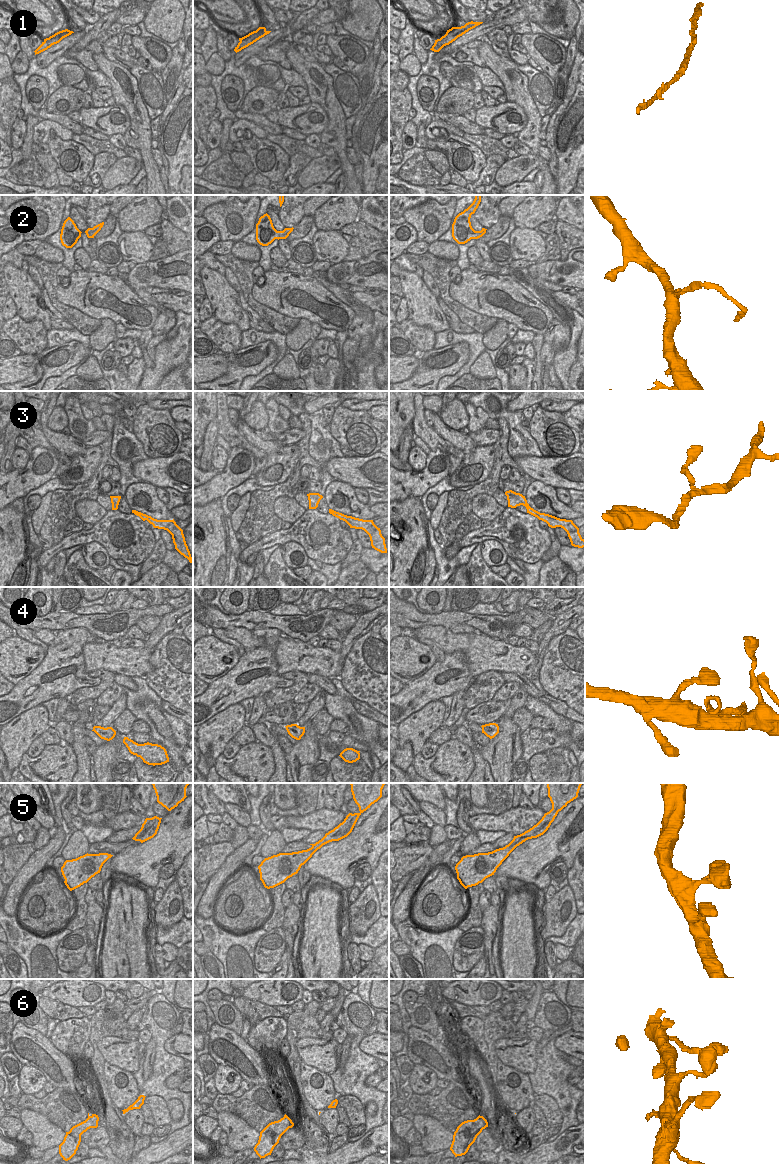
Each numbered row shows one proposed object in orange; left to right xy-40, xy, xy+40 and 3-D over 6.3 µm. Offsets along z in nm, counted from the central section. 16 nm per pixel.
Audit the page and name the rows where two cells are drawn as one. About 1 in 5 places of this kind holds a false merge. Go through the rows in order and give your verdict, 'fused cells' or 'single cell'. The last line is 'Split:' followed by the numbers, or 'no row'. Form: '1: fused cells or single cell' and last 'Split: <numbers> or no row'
1: single cell
2: single cell
3: single cell
4: single cell
5: single cell
6: single cell
Split: no row

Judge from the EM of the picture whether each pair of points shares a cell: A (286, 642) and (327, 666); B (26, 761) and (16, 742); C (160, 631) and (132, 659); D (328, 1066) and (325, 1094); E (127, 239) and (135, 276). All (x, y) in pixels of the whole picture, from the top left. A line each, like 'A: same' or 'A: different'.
A: same
B: different
C: different
D: different
E: different

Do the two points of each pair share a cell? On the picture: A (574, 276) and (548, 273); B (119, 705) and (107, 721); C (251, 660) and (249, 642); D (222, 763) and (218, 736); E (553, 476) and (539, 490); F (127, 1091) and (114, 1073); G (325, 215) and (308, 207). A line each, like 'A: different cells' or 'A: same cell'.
A: same cell
B: same cell
C: different cells
D: different cells
E: different cells
F: same cell
G: different cells

